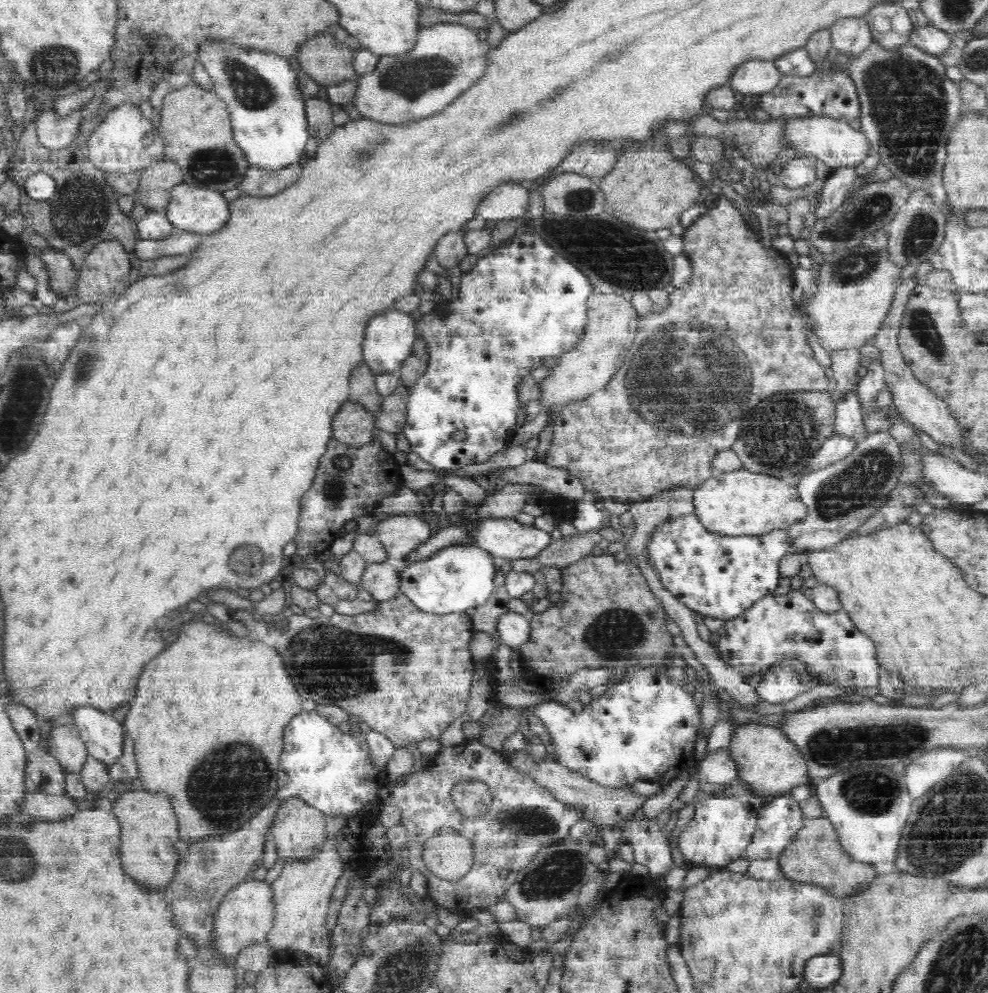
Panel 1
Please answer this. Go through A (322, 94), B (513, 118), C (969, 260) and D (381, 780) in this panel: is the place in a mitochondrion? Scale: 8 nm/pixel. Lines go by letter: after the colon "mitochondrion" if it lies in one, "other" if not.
A: other
B: mitochondrion
C: other
D: other

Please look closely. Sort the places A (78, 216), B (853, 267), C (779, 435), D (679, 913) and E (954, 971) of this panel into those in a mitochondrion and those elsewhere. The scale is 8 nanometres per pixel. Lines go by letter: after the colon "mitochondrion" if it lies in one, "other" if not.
A: mitochondrion
B: mitochondrion
C: mitochondrion
D: other
E: mitochondrion

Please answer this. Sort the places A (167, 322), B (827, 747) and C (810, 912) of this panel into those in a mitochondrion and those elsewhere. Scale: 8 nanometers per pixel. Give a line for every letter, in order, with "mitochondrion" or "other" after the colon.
A: other
B: mitochondrion
C: mitochondrion

